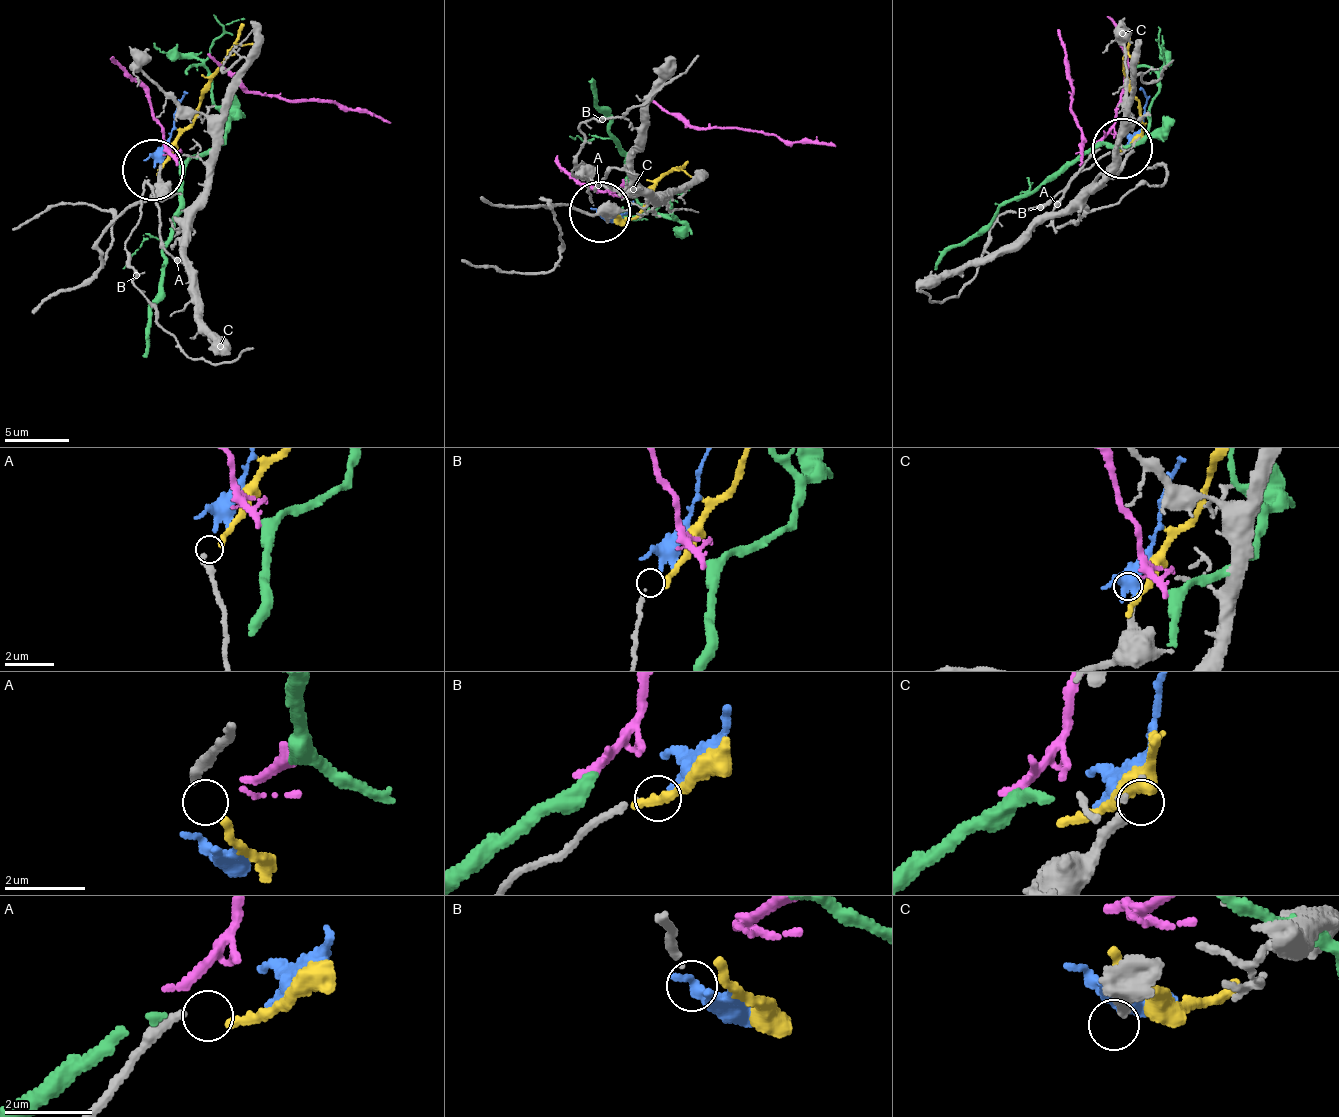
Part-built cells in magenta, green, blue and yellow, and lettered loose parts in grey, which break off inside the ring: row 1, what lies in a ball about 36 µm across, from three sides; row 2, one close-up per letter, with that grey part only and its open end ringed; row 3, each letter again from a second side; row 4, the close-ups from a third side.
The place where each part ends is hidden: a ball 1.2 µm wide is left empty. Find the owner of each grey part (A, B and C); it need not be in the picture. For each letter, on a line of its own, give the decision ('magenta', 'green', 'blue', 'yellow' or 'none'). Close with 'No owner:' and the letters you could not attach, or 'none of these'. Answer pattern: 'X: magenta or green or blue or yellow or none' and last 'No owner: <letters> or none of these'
A: yellow
B: blue
C: none
No owner: C

